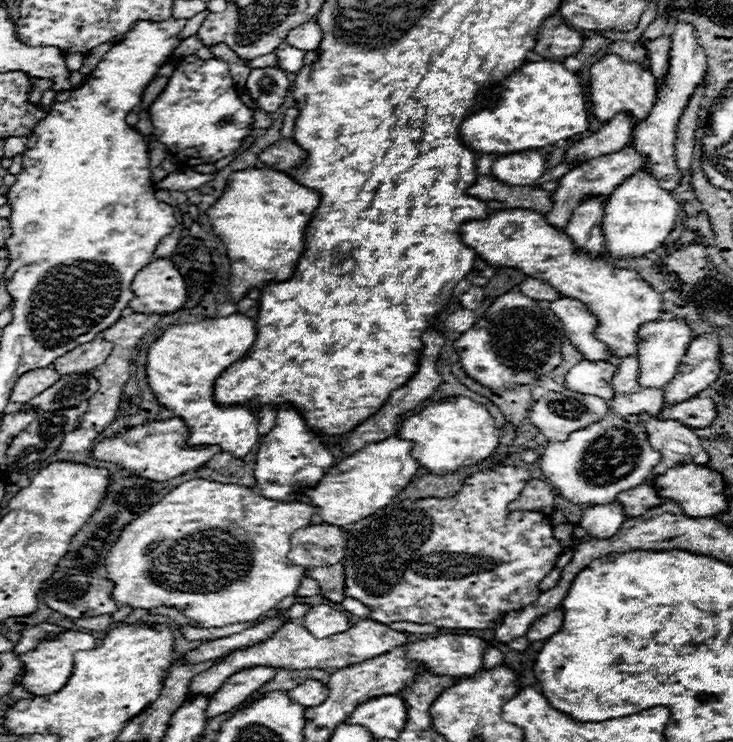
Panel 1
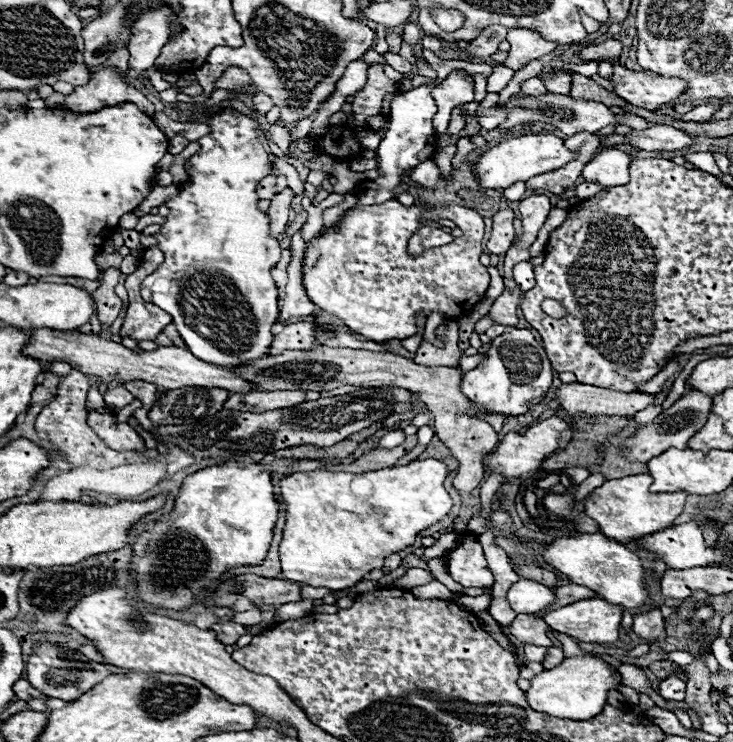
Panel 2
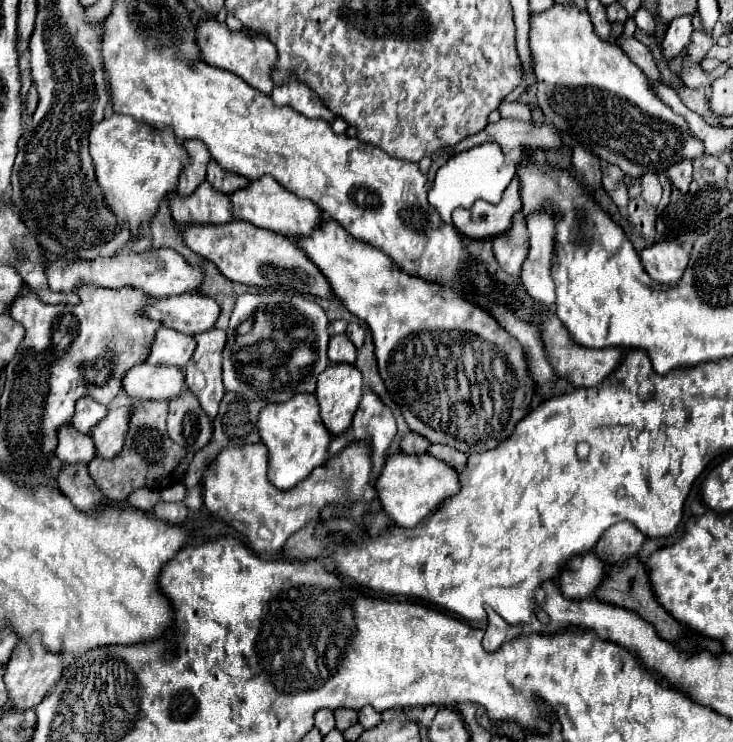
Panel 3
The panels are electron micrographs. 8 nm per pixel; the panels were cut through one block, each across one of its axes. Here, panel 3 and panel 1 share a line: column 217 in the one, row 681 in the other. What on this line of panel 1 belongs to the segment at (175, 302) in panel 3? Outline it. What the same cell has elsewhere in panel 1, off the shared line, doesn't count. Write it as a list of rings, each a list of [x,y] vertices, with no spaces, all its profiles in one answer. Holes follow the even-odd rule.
[[[308,678],[308,680],[304,680],[302,684],[298,684],[296,688],[288,690],[288,696],[290,696],[294,702],[302,704],[304,708],[310,708],[310,706],[316,706],[316,704],[320,704],[322,700],[326,700],[328,688],[326,688],[322,682]]]

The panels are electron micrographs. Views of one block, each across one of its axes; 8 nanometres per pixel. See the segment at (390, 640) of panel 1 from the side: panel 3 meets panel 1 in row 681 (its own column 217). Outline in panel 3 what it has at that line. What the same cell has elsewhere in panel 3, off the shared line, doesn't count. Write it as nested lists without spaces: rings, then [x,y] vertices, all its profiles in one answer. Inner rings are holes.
[[[202,182],[202,186],[198,186],[194,196],[182,198],[174,194],[168,202],[172,218],[178,226],[188,226],[188,224],[222,226],[234,220],[230,210],[230,198],[214,190],[208,182]]]

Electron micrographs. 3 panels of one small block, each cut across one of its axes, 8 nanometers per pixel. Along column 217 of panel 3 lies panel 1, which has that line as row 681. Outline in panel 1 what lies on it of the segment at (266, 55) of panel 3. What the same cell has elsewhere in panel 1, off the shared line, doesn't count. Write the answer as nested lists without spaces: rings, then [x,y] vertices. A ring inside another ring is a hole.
[[[66,630],[66,632],[60,632],[54,640],[40,640],[34,650],[20,654],[20,662],[24,664],[24,670],[26,670],[26,674],[22,676],[22,686],[36,696],[58,692],[72,674],[74,652],[92,650],[96,646],[98,646],[96,638],[90,632],[80,632],[80,630]]]

